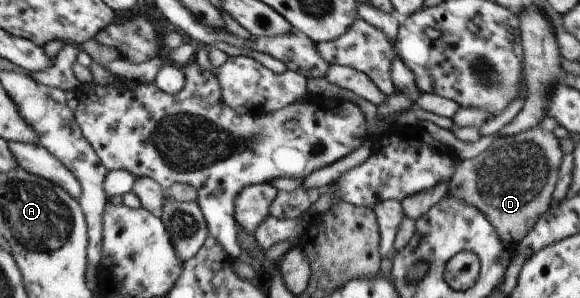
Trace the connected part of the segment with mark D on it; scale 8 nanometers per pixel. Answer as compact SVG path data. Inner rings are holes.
M542 126L502 136L476 157L458 161L448 195L478 208L494 226L502 242L514 247L550 208L562 156L560 139Z

